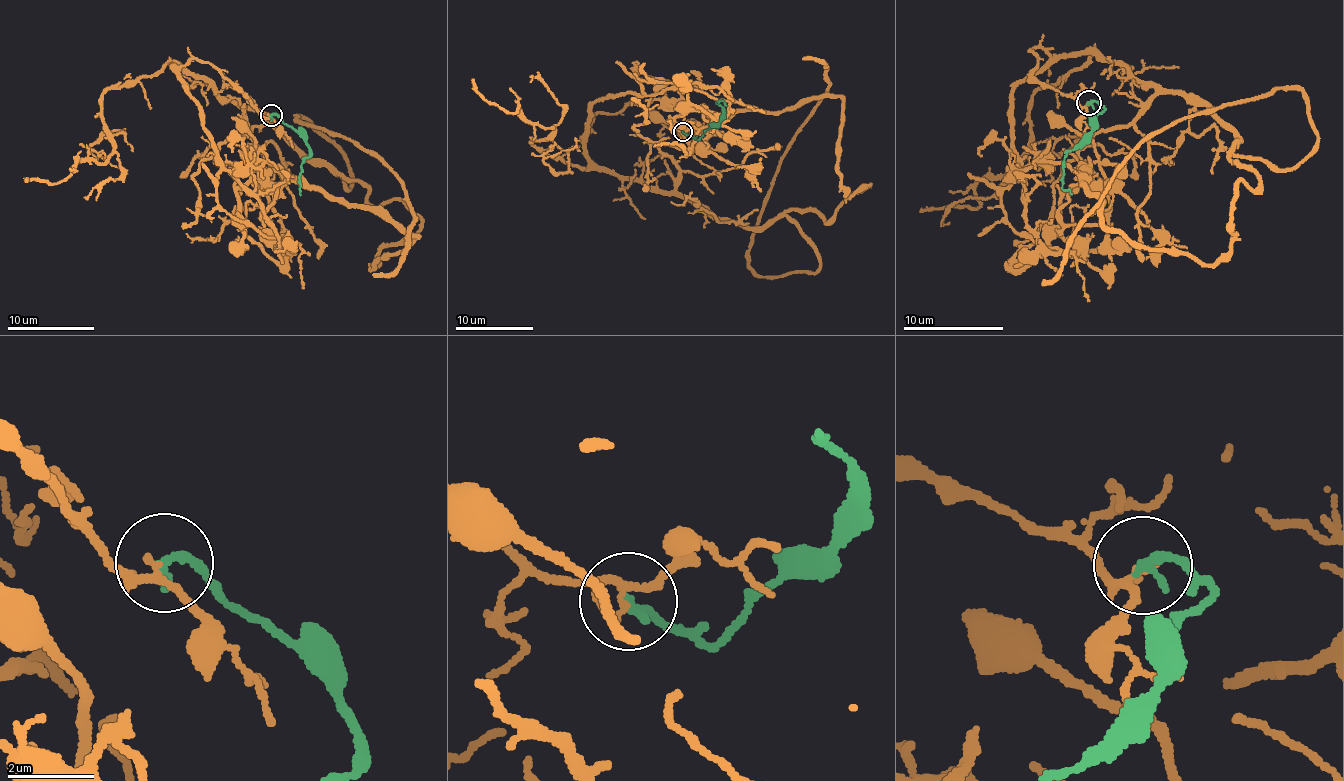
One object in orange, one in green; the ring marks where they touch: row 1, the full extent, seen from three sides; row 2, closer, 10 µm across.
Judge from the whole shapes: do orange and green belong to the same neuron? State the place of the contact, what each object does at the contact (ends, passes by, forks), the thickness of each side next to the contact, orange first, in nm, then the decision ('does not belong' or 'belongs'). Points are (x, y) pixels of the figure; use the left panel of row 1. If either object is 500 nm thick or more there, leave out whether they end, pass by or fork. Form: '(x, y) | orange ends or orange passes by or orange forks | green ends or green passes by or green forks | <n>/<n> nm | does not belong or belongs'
(271, 115) | orange forks | green ends | 130/240 nm | does not belong

